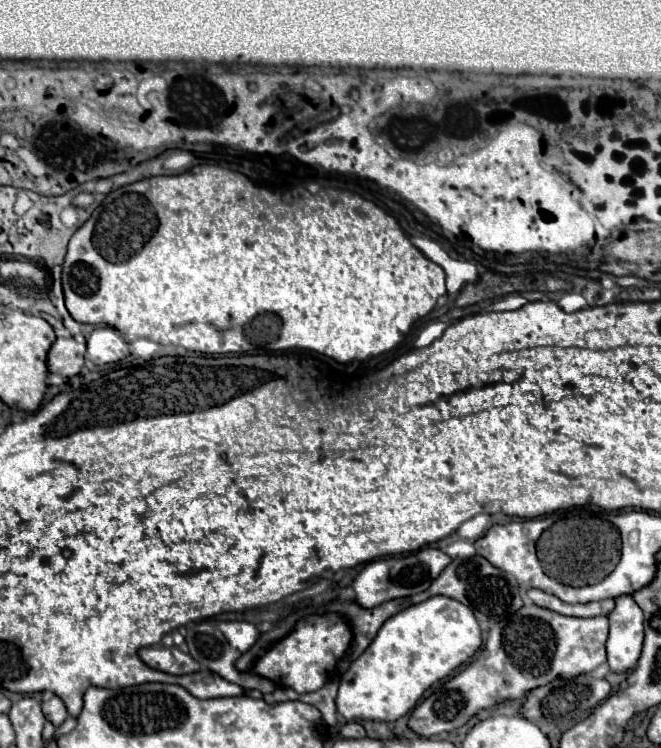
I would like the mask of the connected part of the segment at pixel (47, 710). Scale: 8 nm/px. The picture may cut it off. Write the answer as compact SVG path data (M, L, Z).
M52 696L52 698L44 700L44 702L42 702L42 712L44 712L44 716L46 716L54 726L60 726L60 724L66 720L66 716L68 716L66 706L64 706L64 702L62 702L58 696Z

